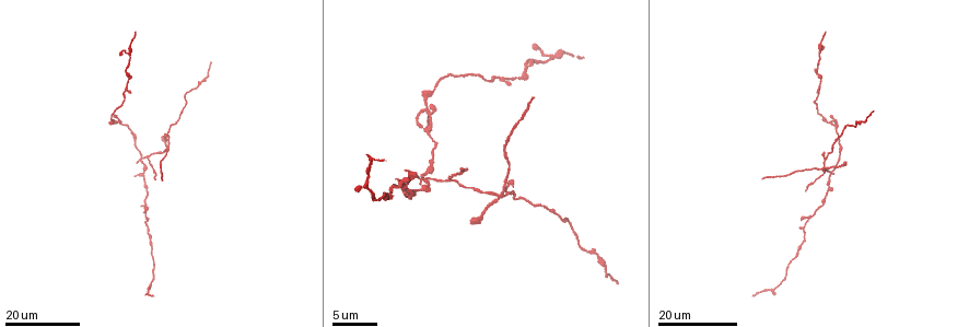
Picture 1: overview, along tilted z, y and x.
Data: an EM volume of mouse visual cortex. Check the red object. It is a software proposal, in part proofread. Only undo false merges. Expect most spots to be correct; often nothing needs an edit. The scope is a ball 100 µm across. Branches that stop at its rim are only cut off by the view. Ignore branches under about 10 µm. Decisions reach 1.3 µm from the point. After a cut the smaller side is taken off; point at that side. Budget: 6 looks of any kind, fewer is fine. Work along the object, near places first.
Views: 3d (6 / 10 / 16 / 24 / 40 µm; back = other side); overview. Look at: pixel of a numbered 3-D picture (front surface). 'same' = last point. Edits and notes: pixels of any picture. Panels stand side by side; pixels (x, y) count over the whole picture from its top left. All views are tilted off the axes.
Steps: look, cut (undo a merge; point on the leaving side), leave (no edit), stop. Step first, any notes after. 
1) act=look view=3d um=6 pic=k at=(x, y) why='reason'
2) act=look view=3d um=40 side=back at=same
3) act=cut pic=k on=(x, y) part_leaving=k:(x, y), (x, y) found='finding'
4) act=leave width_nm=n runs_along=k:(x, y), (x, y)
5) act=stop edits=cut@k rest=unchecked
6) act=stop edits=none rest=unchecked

act=look view=3d um=16 pic=1 at=(431, 177) why='looks like a crossing'

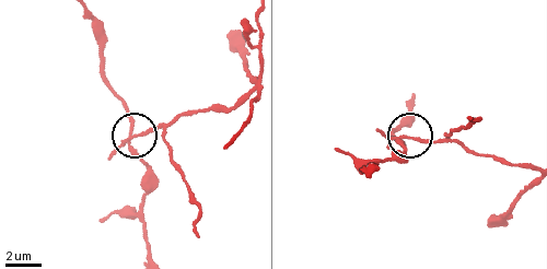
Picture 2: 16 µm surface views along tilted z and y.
act=look view=3d um=6 pic=2 at=(133, 137)

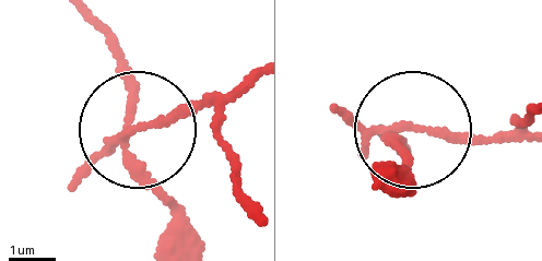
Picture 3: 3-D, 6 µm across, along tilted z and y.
act=cut pic=3 on=(186, 116) arms=4 found='a second neuron is stuck on'

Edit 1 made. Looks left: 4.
act=look view=3d um=16 pic=1 at=(520, 76) why='calibre changes'

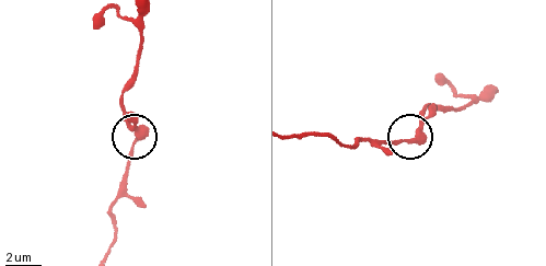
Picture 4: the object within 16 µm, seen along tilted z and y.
act=look view=3d um=10 pic=4 at=(409, 138)

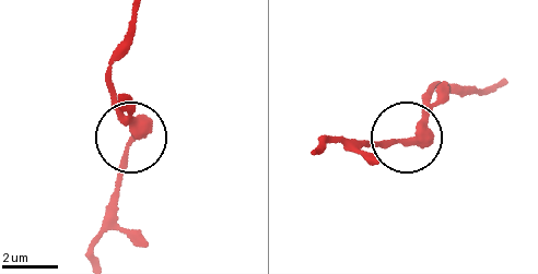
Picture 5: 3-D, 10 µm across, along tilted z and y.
act=leave runs_along=5:(314, 152), (328, 136), (405, 141), (424, 120), (437, 88) found='continuous, no second neuron'

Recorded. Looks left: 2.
act=look view=3d um=24 pic=1 at=(826, 124) why='thin neck'

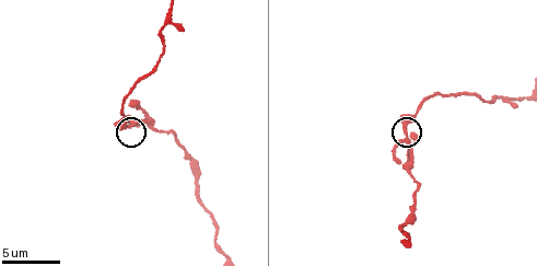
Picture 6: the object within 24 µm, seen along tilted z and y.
act=look view=3d um=6 pic=6 at=(128, 125)

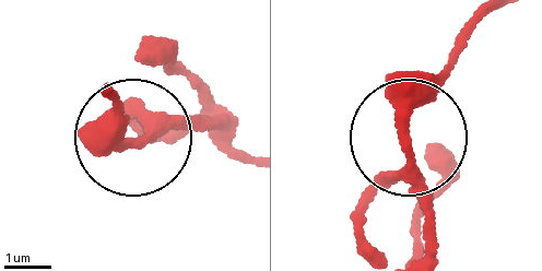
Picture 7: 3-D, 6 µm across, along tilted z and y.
act=leave arms=3 runs_along=7:(424, 256), (409, 119), (456, 36) found='continuous, no second neuron'

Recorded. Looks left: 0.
act=stop edits=cut@3 rest=unchecked

